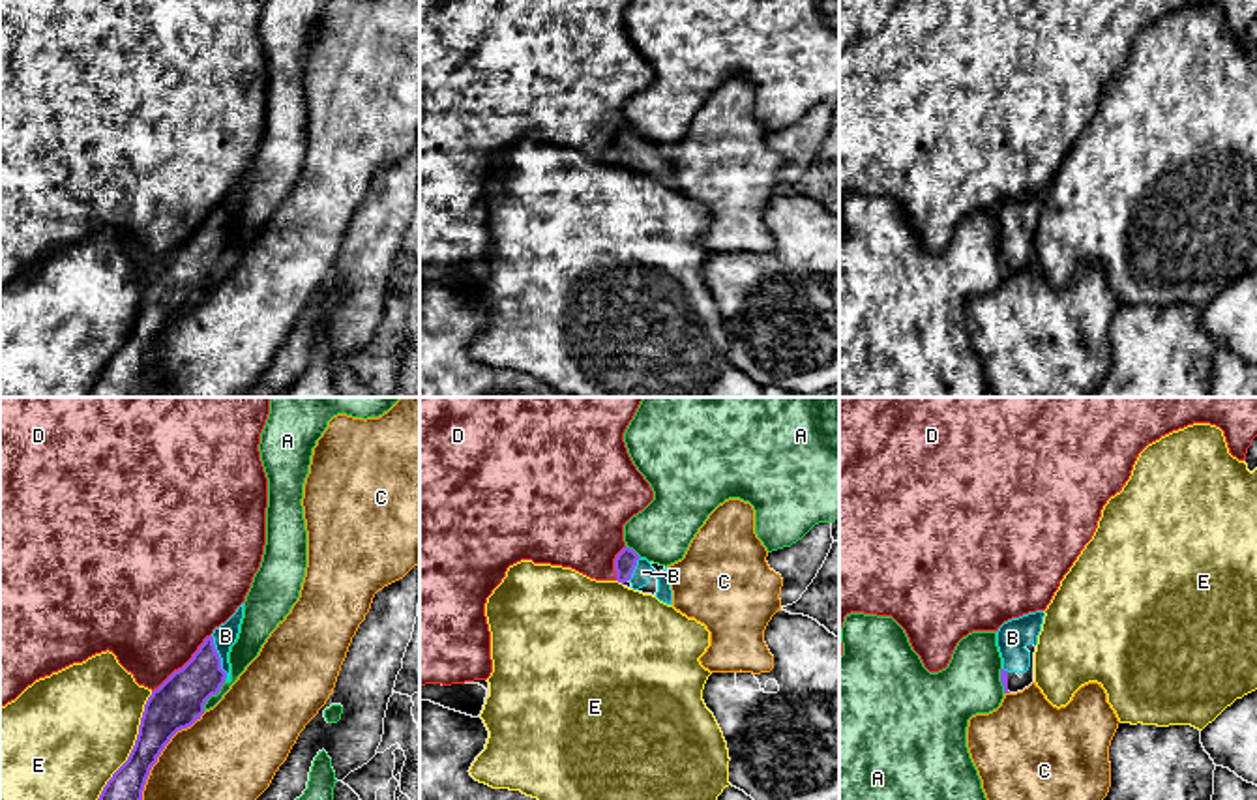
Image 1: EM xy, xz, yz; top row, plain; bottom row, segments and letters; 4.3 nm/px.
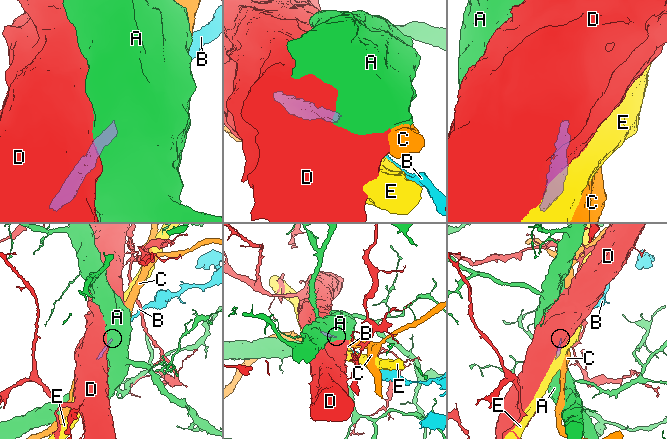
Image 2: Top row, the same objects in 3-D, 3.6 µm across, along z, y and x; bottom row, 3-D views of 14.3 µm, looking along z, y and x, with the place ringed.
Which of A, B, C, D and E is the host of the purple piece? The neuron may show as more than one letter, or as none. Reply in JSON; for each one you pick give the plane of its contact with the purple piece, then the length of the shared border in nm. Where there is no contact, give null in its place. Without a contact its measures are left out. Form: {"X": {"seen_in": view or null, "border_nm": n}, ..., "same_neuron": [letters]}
{"B": {"seen_in": "xy", "border_nm": 200}, "same_neuron": ["B"]}

